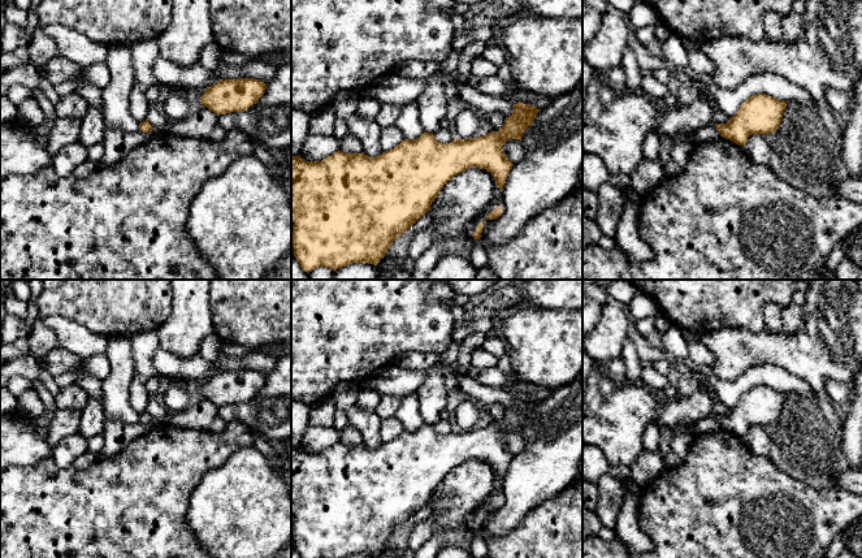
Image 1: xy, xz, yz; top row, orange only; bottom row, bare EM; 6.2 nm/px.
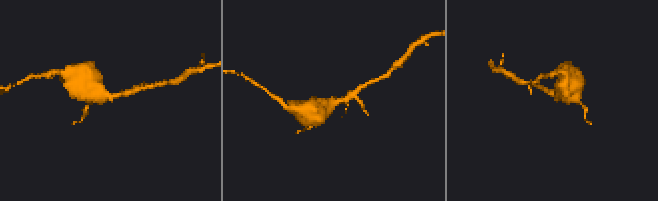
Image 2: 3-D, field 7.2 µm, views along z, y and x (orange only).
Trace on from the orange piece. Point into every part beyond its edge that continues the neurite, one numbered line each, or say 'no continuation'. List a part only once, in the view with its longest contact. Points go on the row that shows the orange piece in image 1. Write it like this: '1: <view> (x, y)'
no continuation

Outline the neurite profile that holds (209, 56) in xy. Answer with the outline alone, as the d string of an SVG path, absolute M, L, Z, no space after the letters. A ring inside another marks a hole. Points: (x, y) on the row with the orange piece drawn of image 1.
M213 42L203 48L198 62L213 73L221 60L221 52L221 48Z

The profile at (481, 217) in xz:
M490 204L482 213L480 213L468 226L468 230L465 232L465 234L463 235L463 239L468 239L472 237L473 232L476 230L477 225L480 222L484 222L486 220L486 216L489 212L494 211L495 207L493 204Z

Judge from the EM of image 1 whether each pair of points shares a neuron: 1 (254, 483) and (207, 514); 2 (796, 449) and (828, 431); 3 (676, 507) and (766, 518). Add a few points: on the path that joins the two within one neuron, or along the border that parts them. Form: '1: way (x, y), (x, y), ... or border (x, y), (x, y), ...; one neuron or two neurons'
1: way (242, 494), (222, 514), (219, 514); one neuron
2: way (804, 442), (815, 431), (821, 431); one neuron
3: way (698, 515), (744, 518); one neuron

